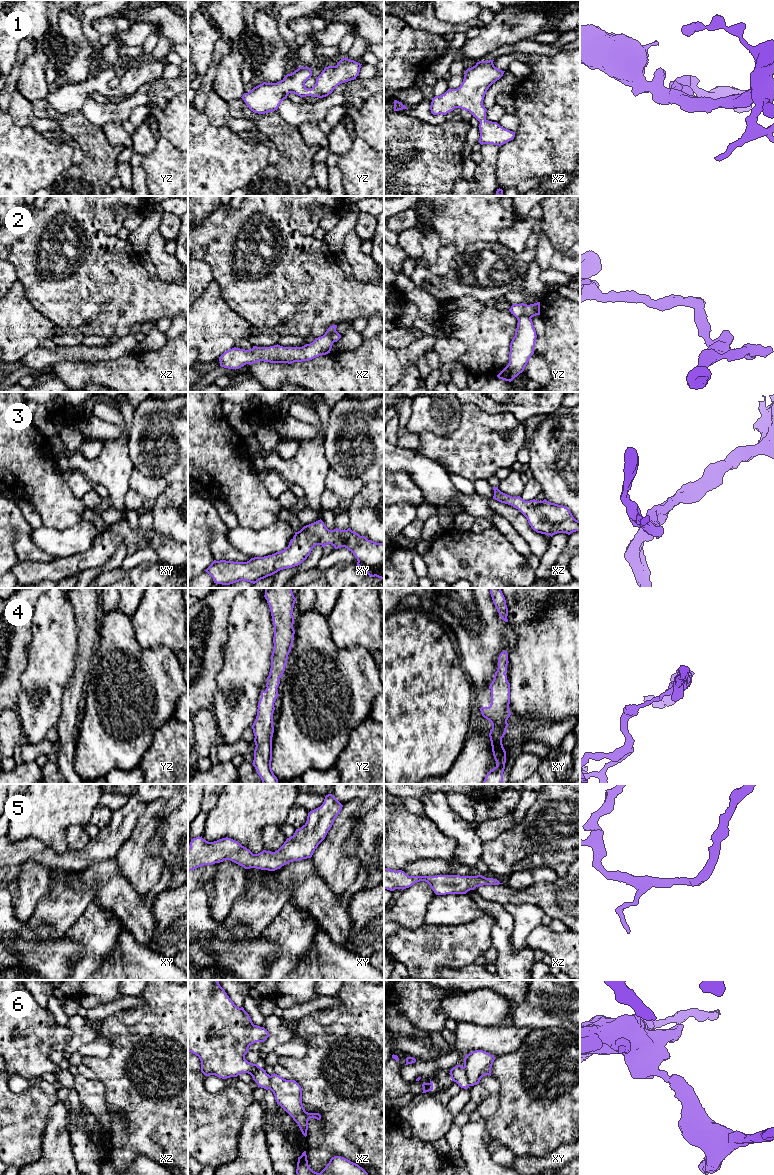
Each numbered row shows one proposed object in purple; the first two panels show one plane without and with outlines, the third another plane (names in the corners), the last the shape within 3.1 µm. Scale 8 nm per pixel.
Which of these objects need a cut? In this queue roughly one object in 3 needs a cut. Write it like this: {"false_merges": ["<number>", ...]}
{"false_merges": ["2", "6"]}

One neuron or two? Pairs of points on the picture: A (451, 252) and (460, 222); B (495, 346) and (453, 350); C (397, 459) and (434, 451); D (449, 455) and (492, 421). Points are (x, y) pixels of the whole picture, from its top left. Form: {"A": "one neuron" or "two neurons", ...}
{"A": "two neurons", "B": "two neurons", "C": "two neurons", "D": "one neuron"}

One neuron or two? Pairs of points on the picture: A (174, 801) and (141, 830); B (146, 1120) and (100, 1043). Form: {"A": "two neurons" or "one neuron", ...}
{"A": "two neurons", "B": "two neurons"}

